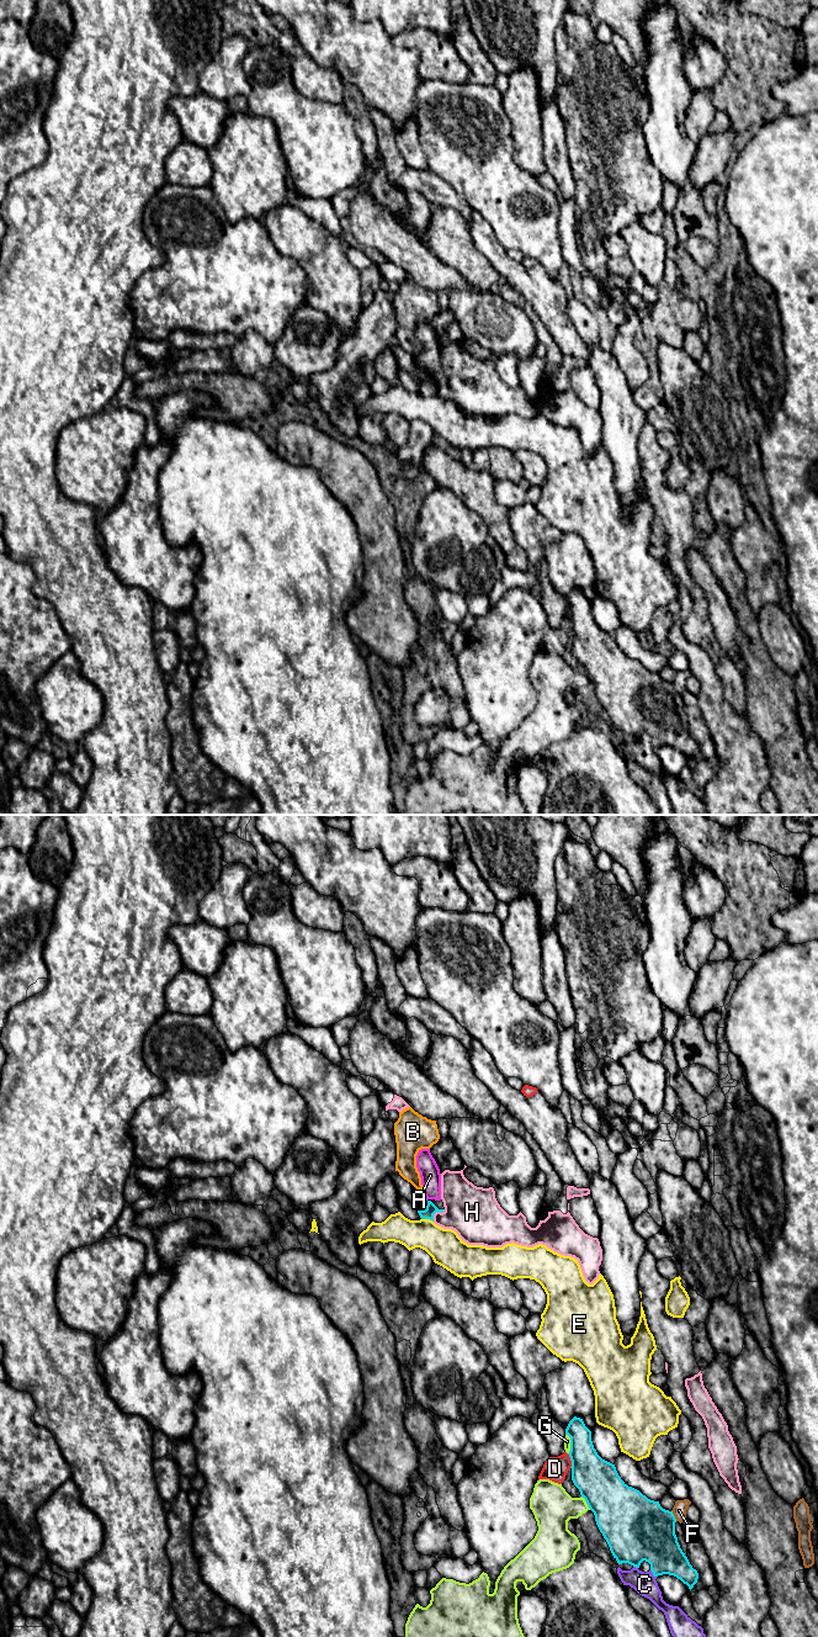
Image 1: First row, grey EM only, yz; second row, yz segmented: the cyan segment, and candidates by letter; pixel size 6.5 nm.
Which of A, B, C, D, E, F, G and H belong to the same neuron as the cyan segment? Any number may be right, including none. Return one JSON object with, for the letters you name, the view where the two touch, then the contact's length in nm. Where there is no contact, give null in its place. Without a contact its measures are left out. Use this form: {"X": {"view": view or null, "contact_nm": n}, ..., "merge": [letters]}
{"A": {"view": "yz", "contact_nm": 80}, "merge": ["A"]}

